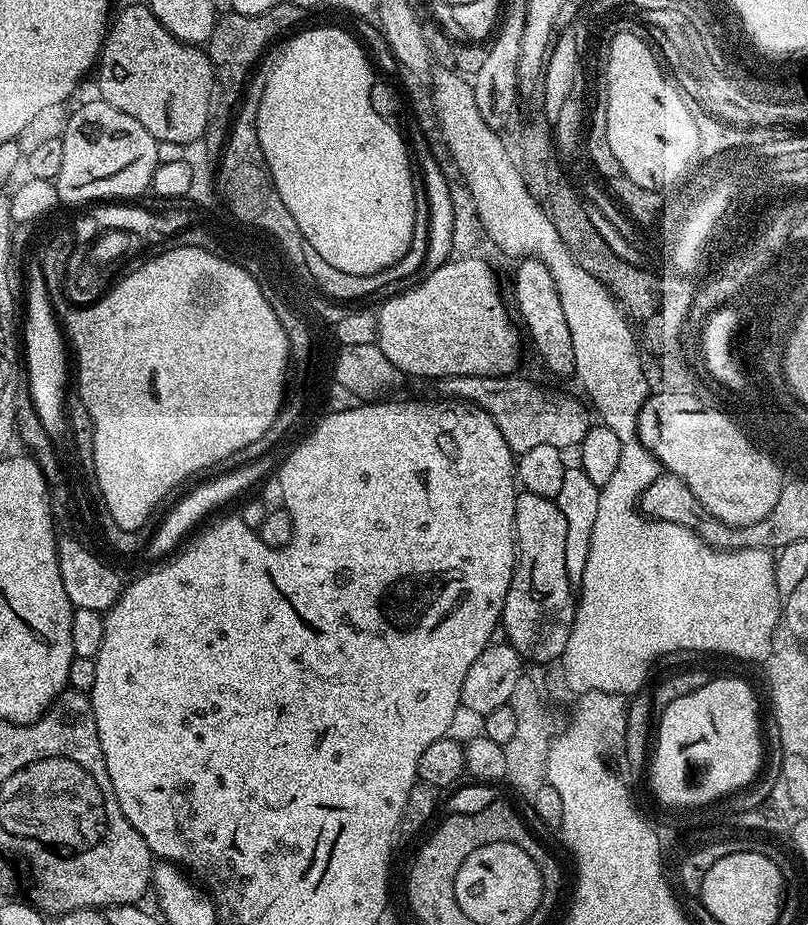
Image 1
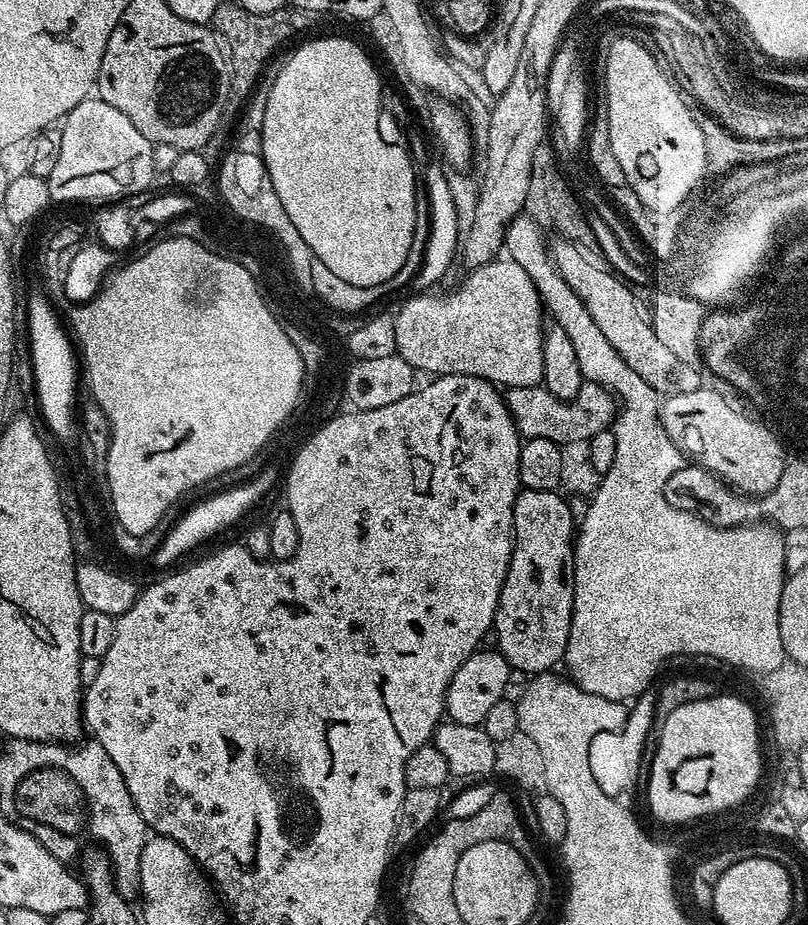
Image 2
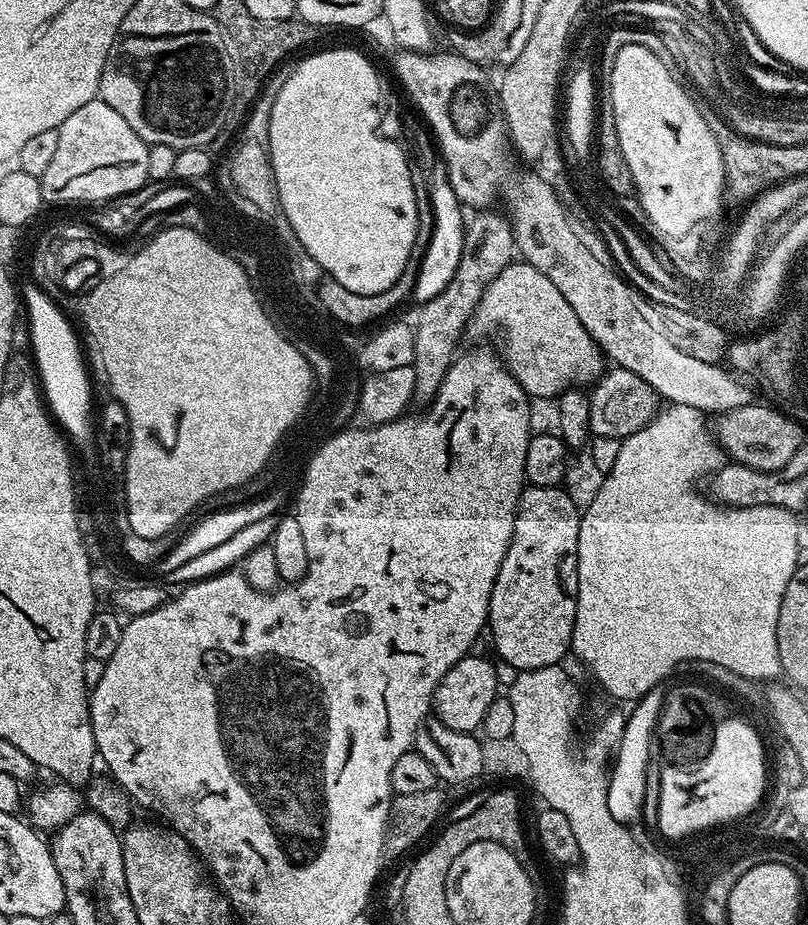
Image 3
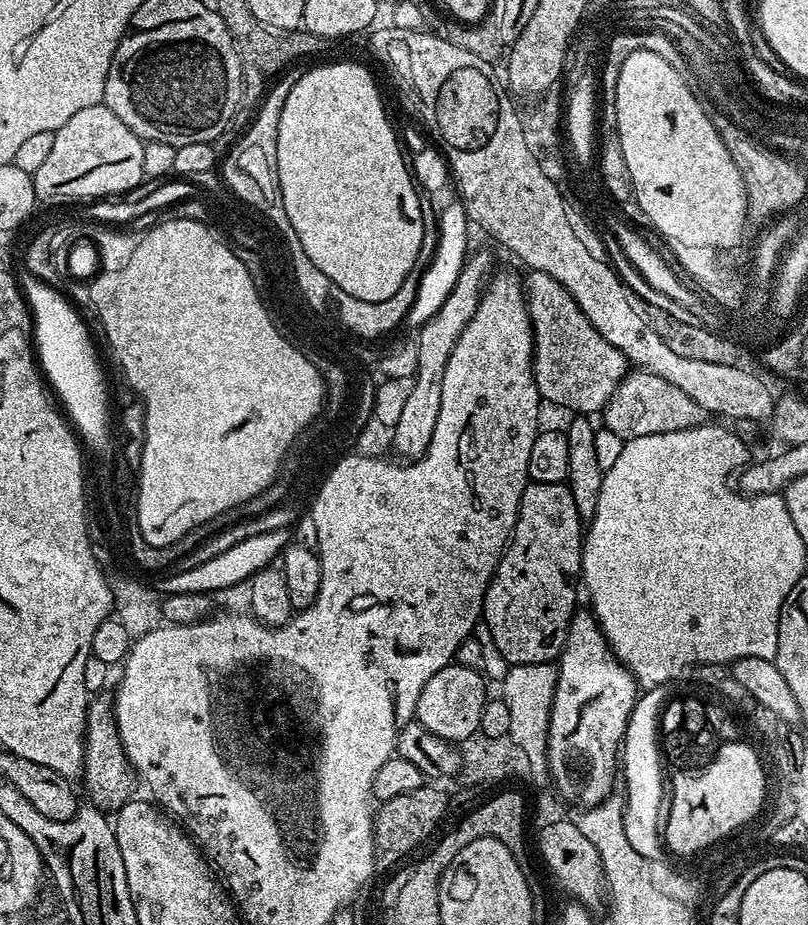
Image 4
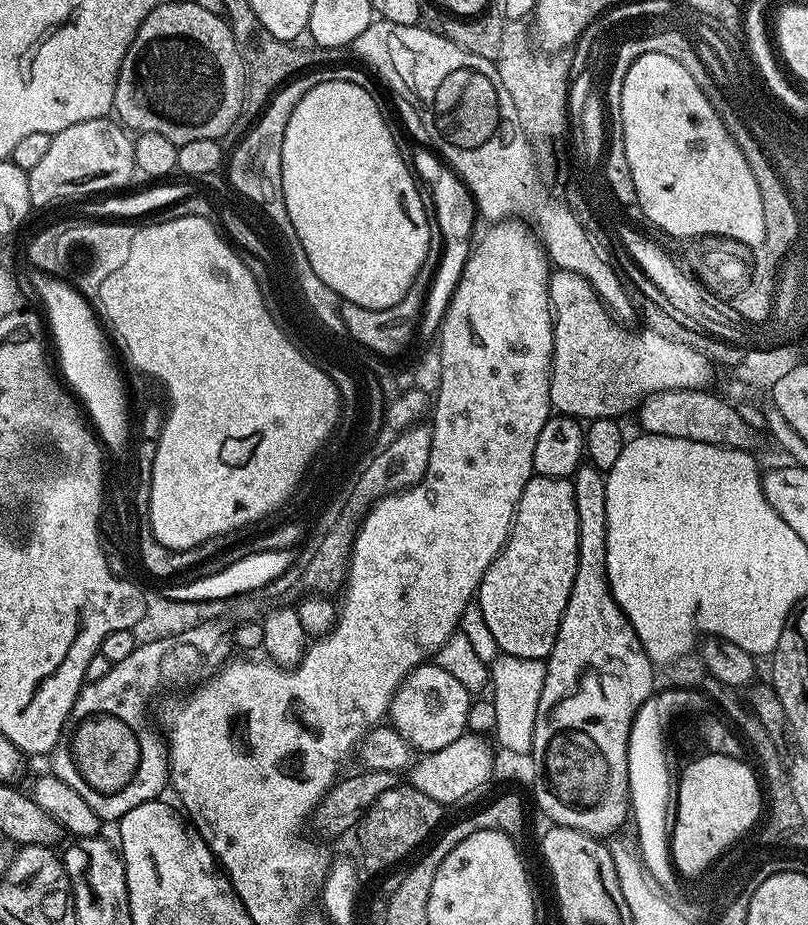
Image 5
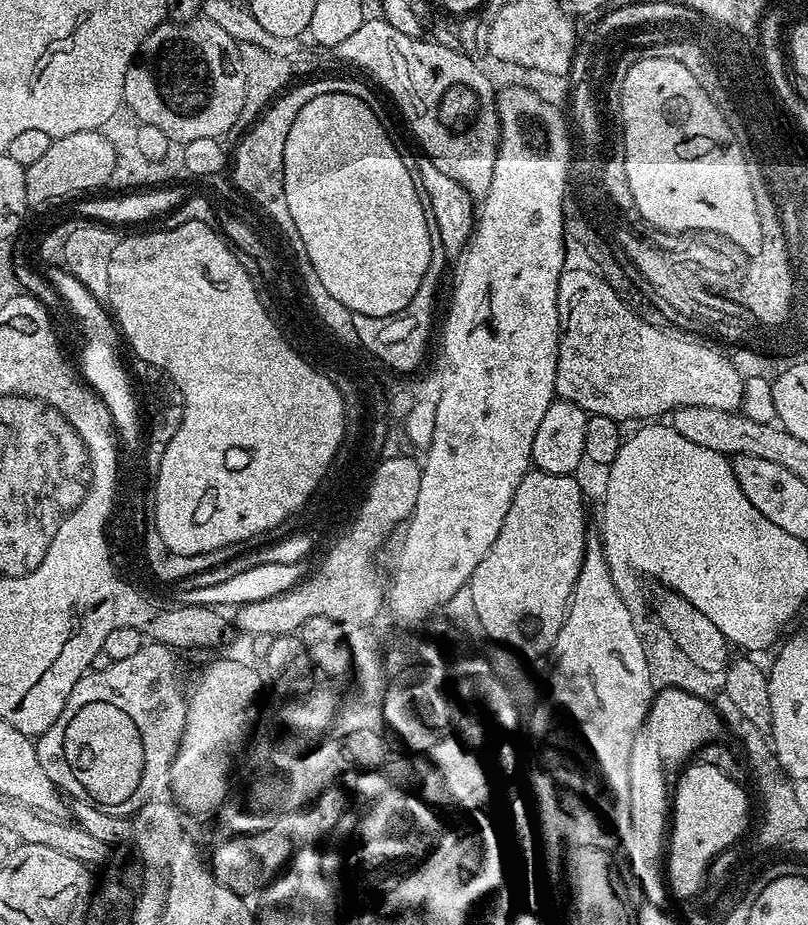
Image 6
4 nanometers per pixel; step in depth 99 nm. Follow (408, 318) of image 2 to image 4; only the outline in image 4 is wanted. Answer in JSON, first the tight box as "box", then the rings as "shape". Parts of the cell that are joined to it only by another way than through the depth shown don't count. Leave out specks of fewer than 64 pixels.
{"box":[526,271,630,414],"shape":[[[529,271],[526,276],[526,295],[528,297],[528,313],[532,319],[532,335],[534,337],[534,355],[532,358],[532,373],[536,376],[536,385],[541,397],[552,404],[557,404],[560,408],[572,407],[576,414],[596,414],[603,413],[614,390],[624,381],[624,377],[630,371],[627,358],[586,318],[586,314],[578,306],[572,295],[565,290],[561,284],[550,274],[545,272]]]}

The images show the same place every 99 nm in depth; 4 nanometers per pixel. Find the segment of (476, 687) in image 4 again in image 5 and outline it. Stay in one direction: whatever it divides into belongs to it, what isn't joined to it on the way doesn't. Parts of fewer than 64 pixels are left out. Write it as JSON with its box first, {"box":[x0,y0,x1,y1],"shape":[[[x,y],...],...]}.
{"box":[390,662,473,754],"shape":[[[425,662],[401,685],[390,710],[390,720],[412,745],[431,754],[450,746],[468,732],[468,716],[472,713],[473,703],[473,693],[454,674],[446,674],[446,670],[434,662]]]}

